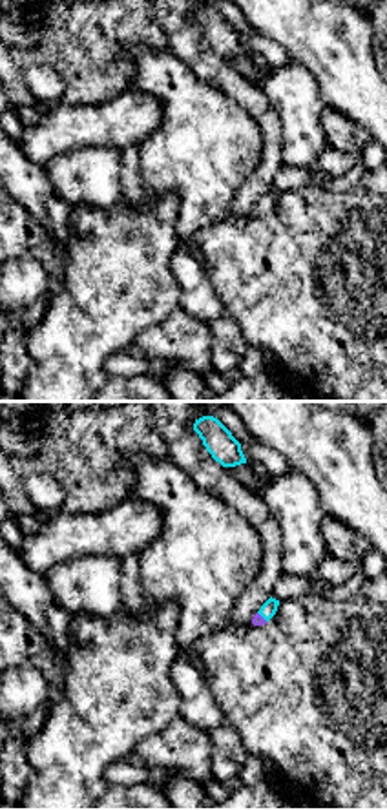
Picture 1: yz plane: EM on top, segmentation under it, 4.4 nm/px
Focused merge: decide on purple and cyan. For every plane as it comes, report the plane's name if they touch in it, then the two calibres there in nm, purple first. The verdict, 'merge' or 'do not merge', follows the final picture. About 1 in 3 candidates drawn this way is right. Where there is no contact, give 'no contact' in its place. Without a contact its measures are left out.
meets purple in yz; 50 nm thick on the purple side, 70 nm on the other

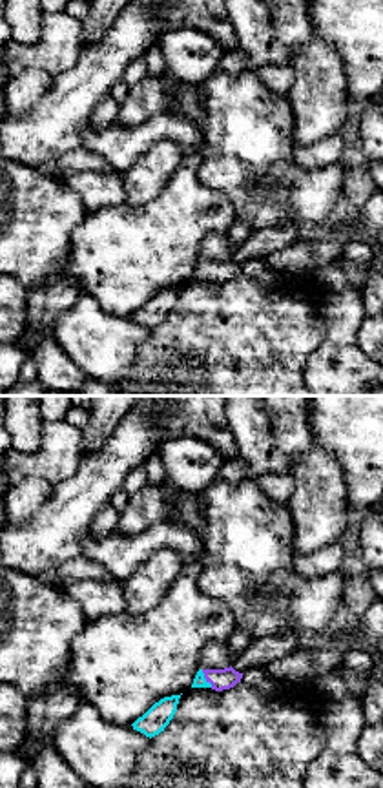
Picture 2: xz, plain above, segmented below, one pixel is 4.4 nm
meets purple in xz; 100 nm thick on the purple side, 60 nm on the other

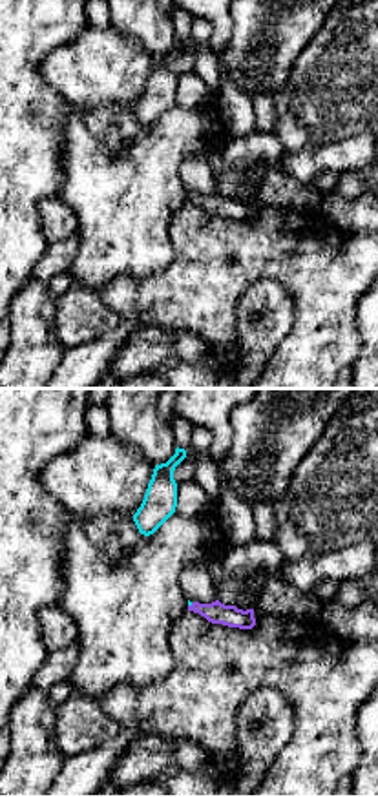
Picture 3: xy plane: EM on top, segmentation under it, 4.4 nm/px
meets purple in xy; 100 nm thick on the purple side, 20 nm on the other

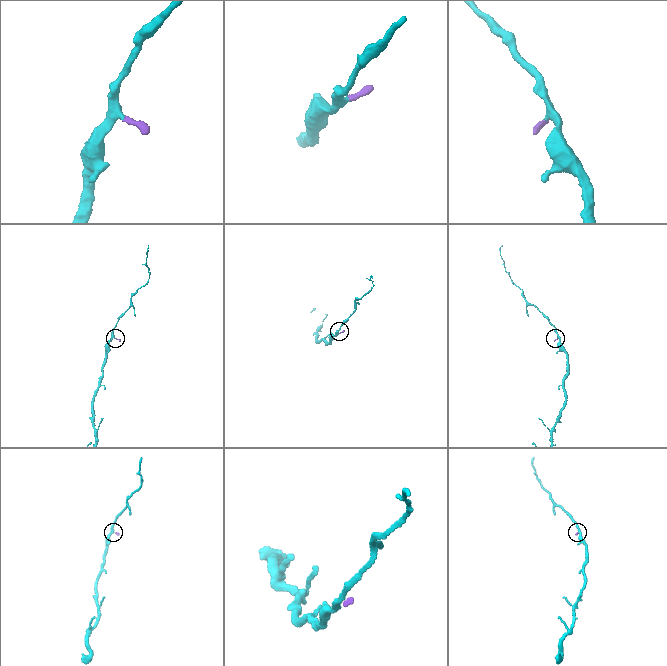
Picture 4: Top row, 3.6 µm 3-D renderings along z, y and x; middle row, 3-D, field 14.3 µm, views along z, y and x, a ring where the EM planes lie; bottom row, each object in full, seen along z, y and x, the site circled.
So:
merge

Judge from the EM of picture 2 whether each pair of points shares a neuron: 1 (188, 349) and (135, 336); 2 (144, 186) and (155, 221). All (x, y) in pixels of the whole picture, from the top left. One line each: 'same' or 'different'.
1: different
2: different

